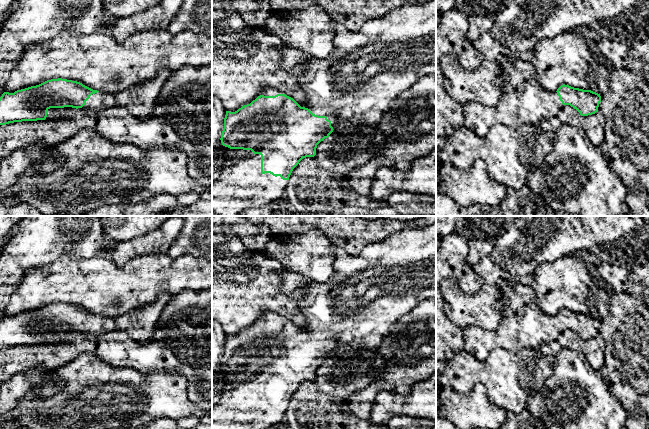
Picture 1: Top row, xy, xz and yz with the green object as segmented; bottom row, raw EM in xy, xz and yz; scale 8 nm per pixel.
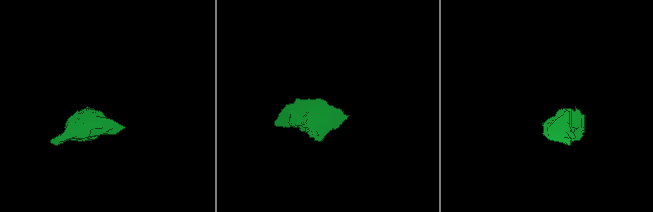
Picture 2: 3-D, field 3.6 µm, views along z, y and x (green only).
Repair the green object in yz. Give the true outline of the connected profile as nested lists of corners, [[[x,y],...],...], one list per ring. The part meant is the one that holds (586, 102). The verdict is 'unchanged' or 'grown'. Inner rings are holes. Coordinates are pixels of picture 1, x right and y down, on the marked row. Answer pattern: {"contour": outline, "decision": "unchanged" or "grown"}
{"contour": [[[524,81],[514,90],[502,93],[499,104],[495,107],[485,106],[479,102],[470,101],[462,104],[463,126],[477,136],[486,138],[491,128],[497,124],[518,129],[523,125],[539,126],[543,119],[556,116],[564,105],[570,105],[581,116],[595,114],[601,102],[600,94],[591,90],[561,85],[556,91],[544,90],[536,81]]], "decision": "grown"}

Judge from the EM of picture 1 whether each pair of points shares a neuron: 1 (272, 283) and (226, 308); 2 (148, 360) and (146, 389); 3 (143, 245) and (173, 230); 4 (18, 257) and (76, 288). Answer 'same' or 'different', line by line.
1: same
2: different
3: same
4: different

